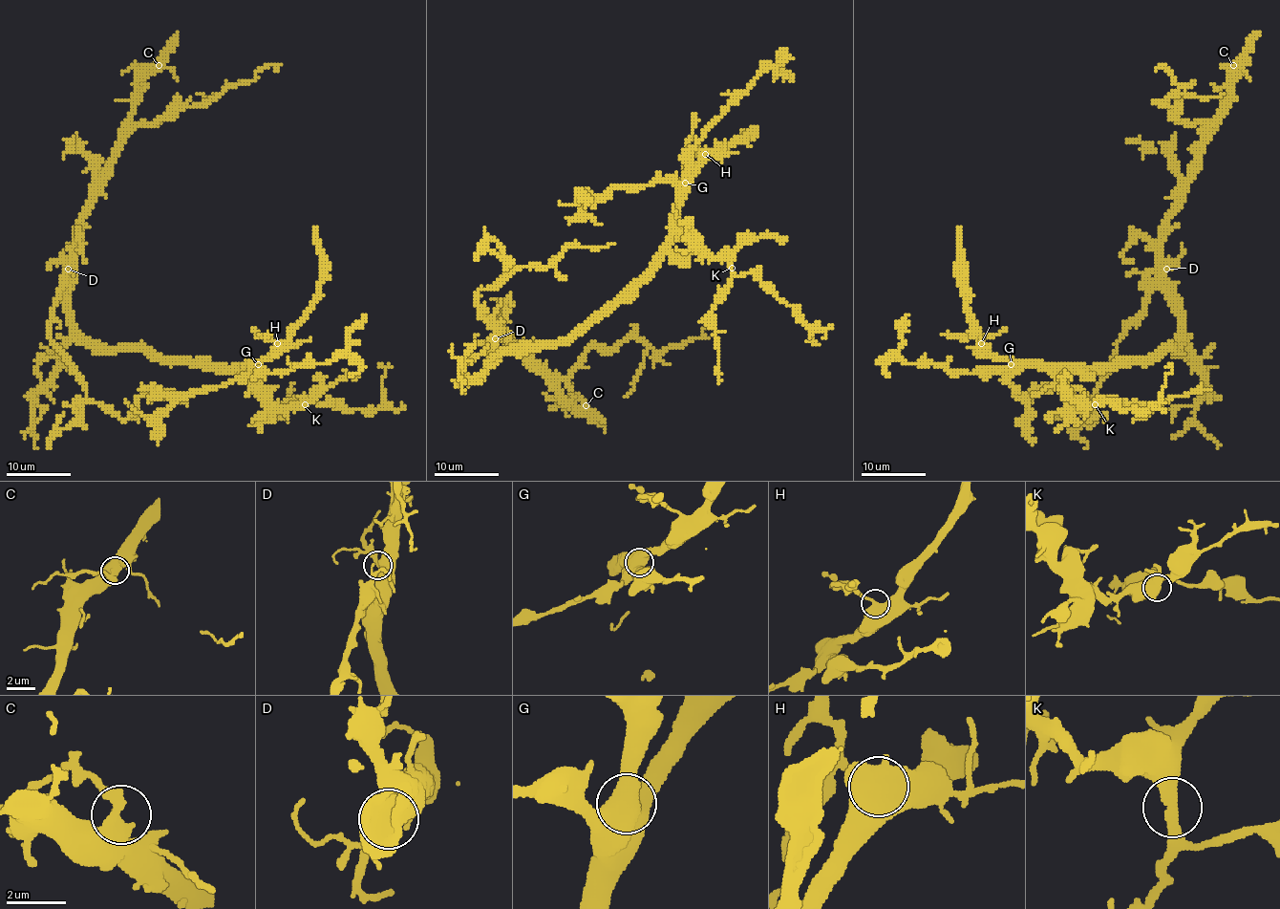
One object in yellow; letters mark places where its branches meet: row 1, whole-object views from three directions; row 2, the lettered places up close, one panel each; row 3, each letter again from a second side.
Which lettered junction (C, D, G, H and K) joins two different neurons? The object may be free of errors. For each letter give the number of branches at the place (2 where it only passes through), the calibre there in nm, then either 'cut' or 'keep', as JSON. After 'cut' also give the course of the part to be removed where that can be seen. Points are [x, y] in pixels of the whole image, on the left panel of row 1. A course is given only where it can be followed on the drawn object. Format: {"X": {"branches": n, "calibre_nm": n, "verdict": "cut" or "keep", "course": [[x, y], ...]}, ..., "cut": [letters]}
{"C": {"branches": 2, "calibre_nm": 550, "verdict": "keep"}, "D": {"branches": 2, "calibre_nm": 440, "verdict": "keep"}, "G": {"branches": 2, "calibre_nm": 650, "verdict": "keep"}, "H": {"branches": 2, "calibre_nm": 500, "verdict": "keep"}, "K": {"branches": 2, "calibre_nm": 360, "verdict": "keep"}, "cut": []}

